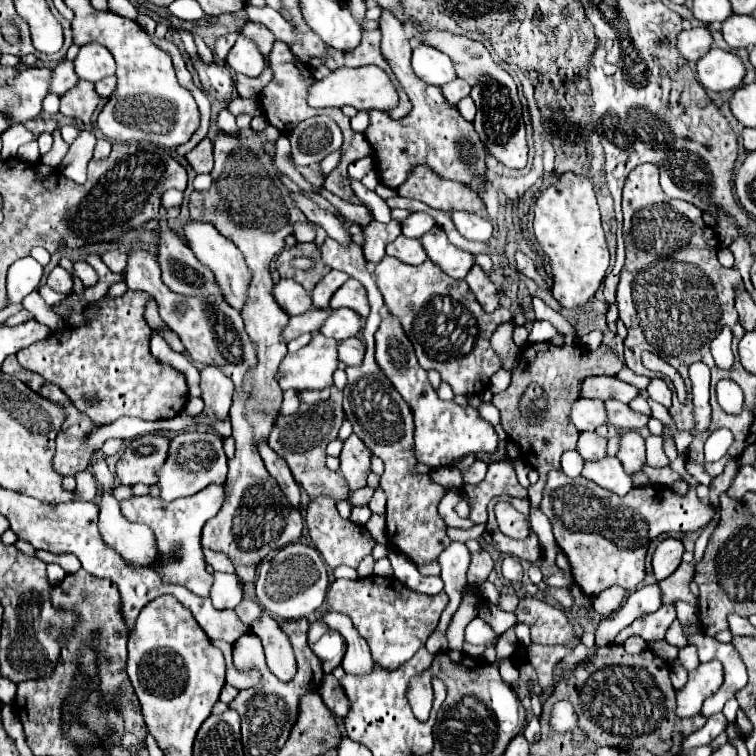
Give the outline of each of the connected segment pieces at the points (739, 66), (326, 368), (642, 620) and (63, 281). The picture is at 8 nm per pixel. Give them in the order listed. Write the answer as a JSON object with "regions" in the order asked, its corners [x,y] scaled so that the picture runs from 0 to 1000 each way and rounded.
{"regions":[[[[942,63],[934,74],[923,79],[923,106],[934,119],[958,122],[971,119],[981,111],[987,101],[987,90],[971,69],[958,69],[952,63]]],[[[418,439],[407,458],[397,460],[392,468],[381,468],[373,476],[365,492],[370,513],[429,516],[439,511],[439,495],[447,487],[447,455],[447,450]]],[[[876,800],[865,812],[852,812],[847,817],[841,817],[831,831],[820,833],[817,841],[812,844],[812,852],[825,852],[825,847],[833,844],[833,841],[849,841],[857,852],[862,852],[865,847],[878,844],[881,831],[893,819],[894,808],[892,800]]],[[[74,352],[74,354],[66,360],[61,376],[63,376],[69,384],[82,386],[82,389],[93,389],[93,386],[95,386],[95,365],[93,365],[82,352]]]]}

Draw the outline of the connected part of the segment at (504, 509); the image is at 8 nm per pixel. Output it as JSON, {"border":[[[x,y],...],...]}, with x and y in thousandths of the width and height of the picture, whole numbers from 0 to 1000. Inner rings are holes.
{"border":[[[661,663],[656,667],[656,688],[659,688],[659,696],[661,701],[675,709],[675,712],[696,712],[698,706],[698,688],[685,680],[680,671],[671,665]]]}

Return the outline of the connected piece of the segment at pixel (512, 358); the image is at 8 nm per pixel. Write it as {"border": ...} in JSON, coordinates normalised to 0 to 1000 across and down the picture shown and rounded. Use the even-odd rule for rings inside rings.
{"border":[[[669,426],[651,444],[651,460],[659,468],[664,487],[672,492],[680,492],[685,487],[685,468],[688,468],[685,458],[677,452],[677,437],[680,437],[680,429]]]}

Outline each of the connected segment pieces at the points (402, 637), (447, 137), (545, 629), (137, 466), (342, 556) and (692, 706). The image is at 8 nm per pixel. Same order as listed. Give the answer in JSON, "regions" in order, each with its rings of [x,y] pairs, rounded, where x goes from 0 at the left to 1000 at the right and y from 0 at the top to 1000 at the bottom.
{"regions":[[[[489,762],[474,767],[442,767],[434,778],[431,804],[463,815],[474,839],[487,849],[492,870],[508,886],[524,886],[540,876],[579,828],[582,812],[593,799],[590,783],[577,788],[553,786],[521,765]]],[[[505,11],[503,19],[503,42],[505,42],[505,71],[519,87],[529,114],[537,119],[545,135],[545,148],[537,156],[519,159],[511,148],[492,146],[489,148],[489,164],[484,169],[484,185],[492,190],[492,198],[497,201],[497,217],[500,217],[500,230],[508,246],[513,249],[526,249],[542,225],[553,217],[566,217],[574,228],[579,228],[585,235],[606,238],[611,243],[619,243],[630,251],[632,241],[640,241],[643,235],[643,196],[635,188],[632,177],[627,175],[624,161],[614,159],[606,148],[603,140],[598,140],[585,119],[579,114],[569,114],[558,108],[545,87],[542,87],[542,74],[545,63],[537,50],[532,29],[521,21],[519,13]]],[[[704,788],[690,791],[680,812],[685,815],[685,823],[701,828],[701,844],[706,852],[761,856],[769,851],[769,844],[759,839],[759,831],[746,807],[728,802],[720,794]]],[[[193,574],[177,579],[164,593],[153,614],[153,630],[161,640],[209,640],[209,619],[220,611],[225,582],[214,574]]],[[[421,659],[421,661],[410,664],[410,669],[405,675],[405,693],[407,693],[407,704],[410,704],[410,712],[413,712],[415,722],[429,735],[429,741],[431,741],[431,746],[437,751],[444,751],[450,746],[474,751],[479,738],[492,733],[492,725],[497,722],[489,704],[481,696],[474,696],[474,693],[468,693],[463,688],[455,688],[444,677],[442,661],[434,661],[434,659]]],[[[939,873],[926,878],[921,886],[910,892],[910,902],[902,913],[897,913],[897,947],[910,950],[926,942],[931,926],[950,915],[958,902],[958,886],[950,873]]]]}

